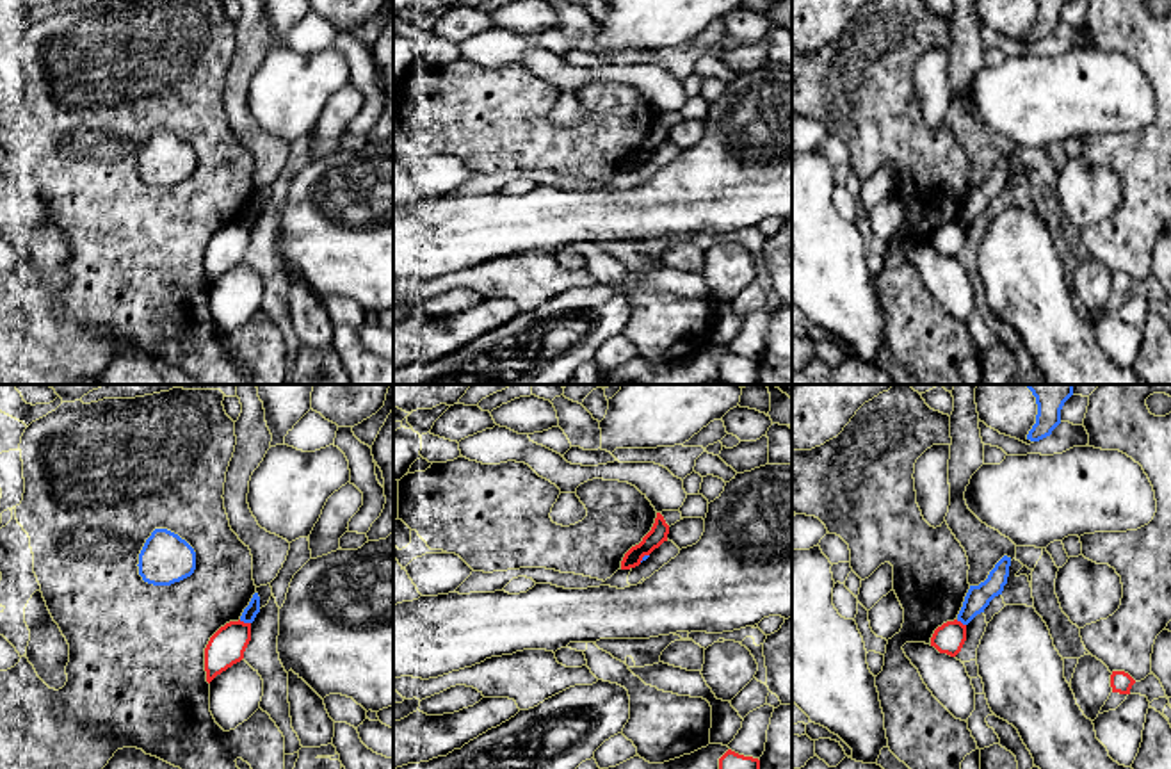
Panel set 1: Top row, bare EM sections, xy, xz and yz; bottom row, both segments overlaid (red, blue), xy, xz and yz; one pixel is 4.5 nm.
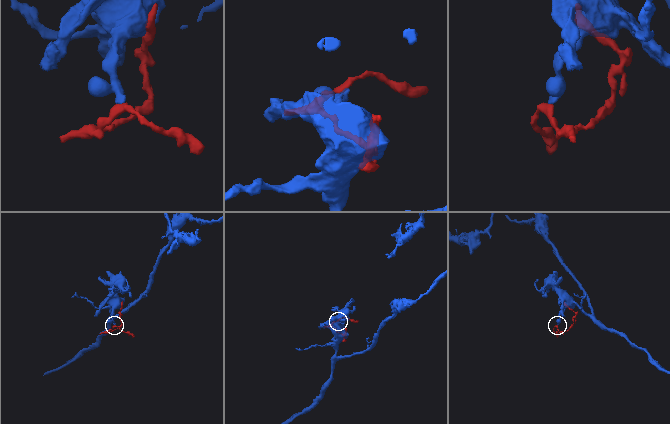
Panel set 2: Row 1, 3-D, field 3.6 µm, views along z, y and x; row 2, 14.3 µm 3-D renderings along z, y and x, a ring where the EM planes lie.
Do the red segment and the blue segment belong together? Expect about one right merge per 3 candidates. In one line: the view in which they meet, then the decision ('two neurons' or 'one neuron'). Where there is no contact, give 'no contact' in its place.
contact in xy; two neurons

